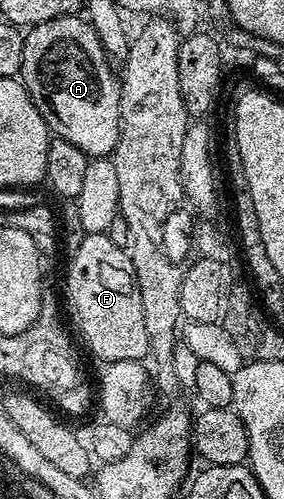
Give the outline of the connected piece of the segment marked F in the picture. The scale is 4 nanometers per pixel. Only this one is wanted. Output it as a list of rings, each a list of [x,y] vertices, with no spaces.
[[[106,233],[100,235],[85,234],[83,241],[80,243],[80,247],[72,252],[69,258],[70,268],[68,268],[66,271],[66,301],[64,297],[64,307],[66,303],[67,309],[74,314],[74,323],[76,326],[78,326],[78,335],[84,342],[86,342],[87,349],[90,350],[96,358],[103,359],[102,363],[106,365],[112,362],[136,362],[145,360],[150,353],[149,337],[148,332],[144,327],[144,312],[140,301],[140,289],[137,288],[137,281],[133,273],[132,261],[129,260],[125,250],[123,250],[121,246],[114,244]]]

